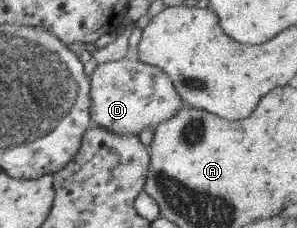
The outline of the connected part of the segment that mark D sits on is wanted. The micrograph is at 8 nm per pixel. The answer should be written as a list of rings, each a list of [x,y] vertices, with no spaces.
[[[138,59],[108,61],[97,64],[88,77],[89,115],[92,125],[119,136],[137,136],[143,129],[153,131],[160,123],[171,119],[182,107],[170,77],[151,64]]]

